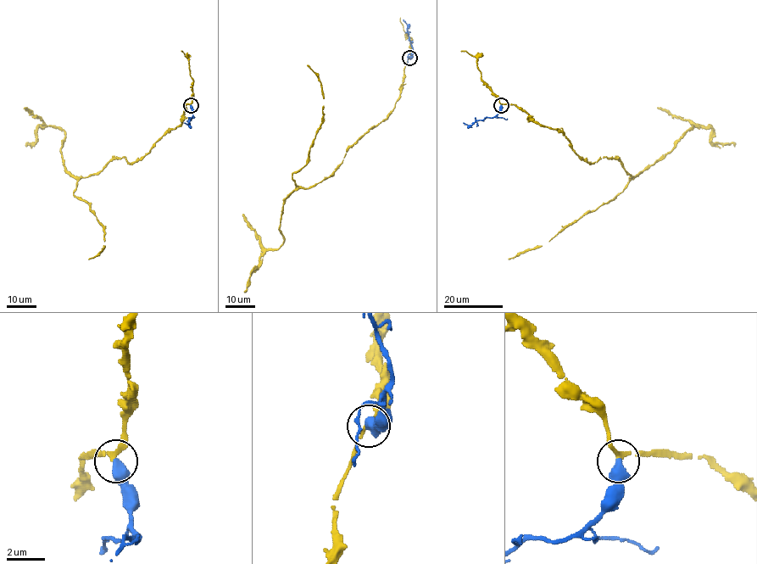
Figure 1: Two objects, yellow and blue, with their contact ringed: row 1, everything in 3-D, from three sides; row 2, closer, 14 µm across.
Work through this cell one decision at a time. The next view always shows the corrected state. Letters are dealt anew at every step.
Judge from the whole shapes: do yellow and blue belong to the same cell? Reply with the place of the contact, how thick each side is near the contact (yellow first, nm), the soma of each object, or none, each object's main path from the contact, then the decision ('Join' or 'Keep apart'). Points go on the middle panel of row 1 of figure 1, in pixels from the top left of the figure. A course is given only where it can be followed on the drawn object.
Place: (409, 58). Thickness 180 nm (yellow) against 550 nm. Soma of yellow: none. Soma of blue: none. Course of yellow: (409, 58), (392, 112), (308, 188), (292, 174), (306, 164), (319, 130), (323, 93), (307, 65). Course of blue: (409, 58), (413, 49), (403, 19). Keep apart

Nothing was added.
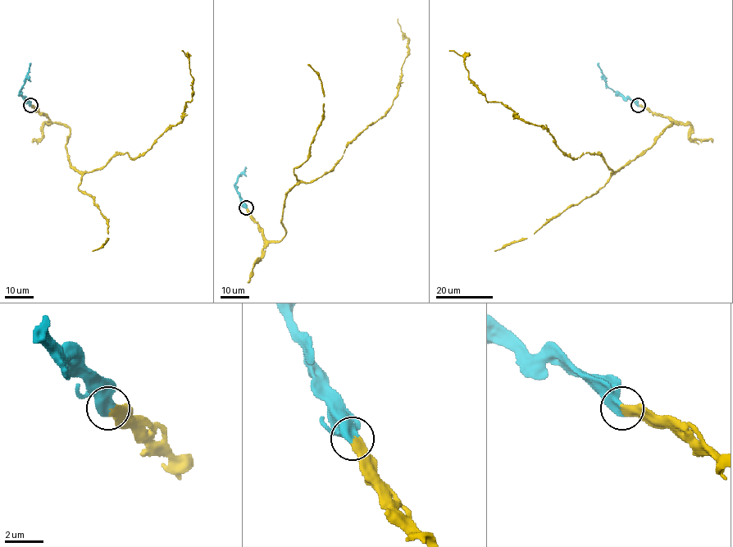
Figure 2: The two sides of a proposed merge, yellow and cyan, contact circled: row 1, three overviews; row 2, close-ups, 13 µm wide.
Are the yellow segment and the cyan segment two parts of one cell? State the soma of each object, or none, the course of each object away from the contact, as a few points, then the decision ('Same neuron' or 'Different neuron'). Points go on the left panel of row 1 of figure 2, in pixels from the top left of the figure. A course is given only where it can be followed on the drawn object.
Soma of yellow: none. Soma of cyan: none. Course of yellow: (30, 105), (69, 129), (78, 170), (136, 158), (192, 99), (182, 51). Course of cyan: (30, 105), (19, 93), (29, 63). Same neuron

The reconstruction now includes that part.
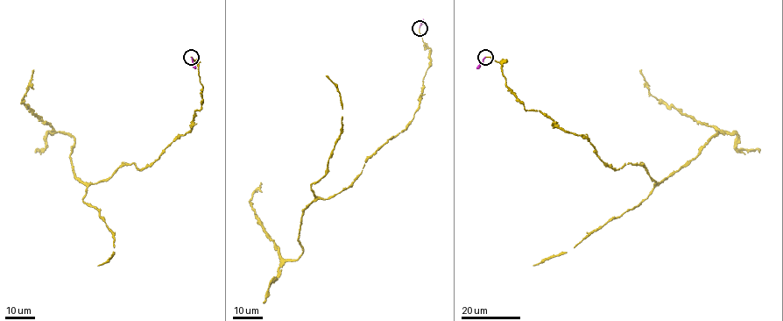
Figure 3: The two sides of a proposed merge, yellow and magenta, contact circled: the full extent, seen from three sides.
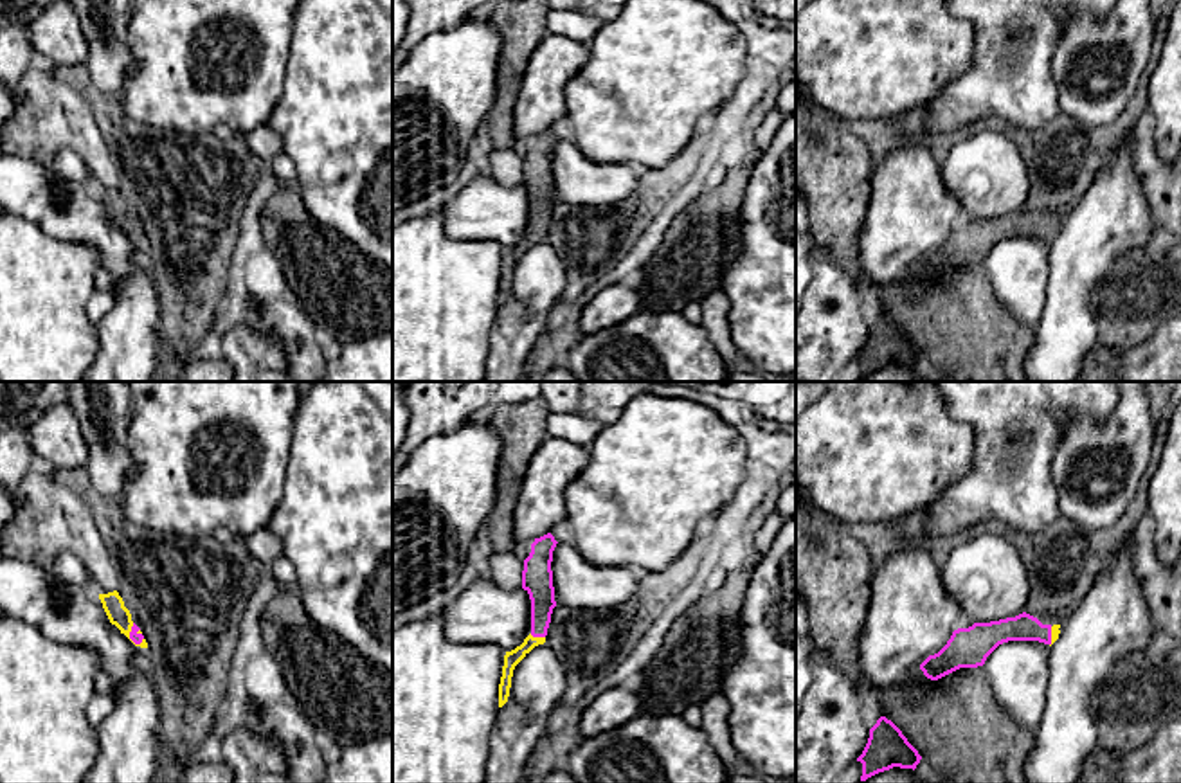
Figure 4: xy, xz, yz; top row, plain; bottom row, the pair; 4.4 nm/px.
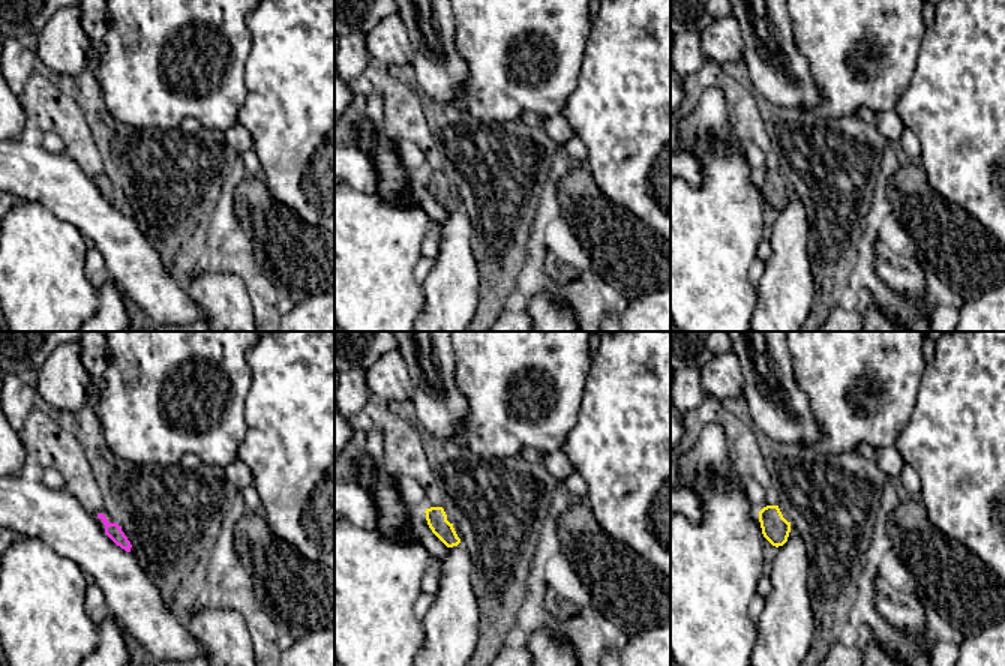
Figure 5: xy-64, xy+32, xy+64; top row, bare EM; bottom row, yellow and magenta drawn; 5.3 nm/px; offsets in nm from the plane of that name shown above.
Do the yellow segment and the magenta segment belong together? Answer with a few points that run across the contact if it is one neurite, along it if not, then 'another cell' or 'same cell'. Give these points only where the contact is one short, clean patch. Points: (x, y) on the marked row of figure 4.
xz (513, 657), (537, 638), (539, 582) | same cell

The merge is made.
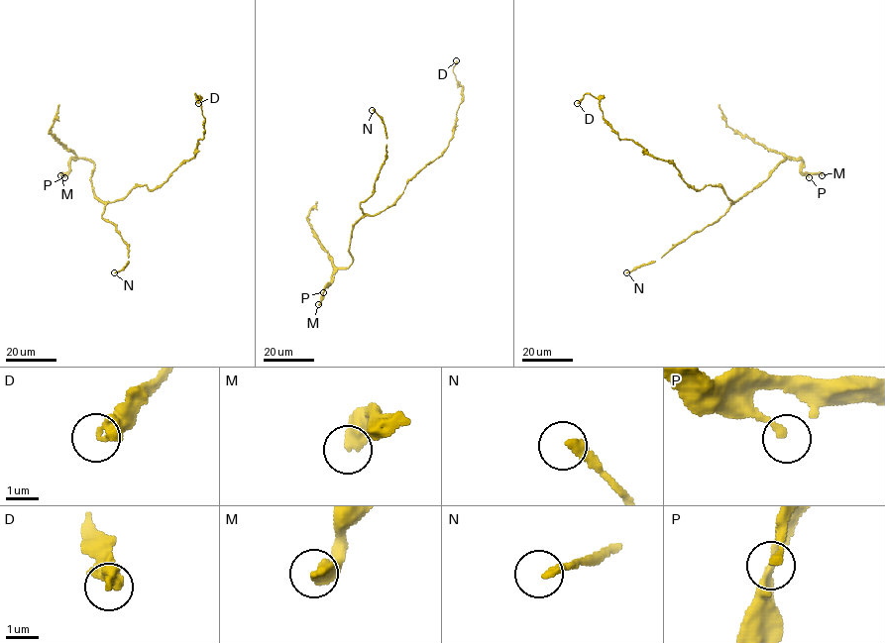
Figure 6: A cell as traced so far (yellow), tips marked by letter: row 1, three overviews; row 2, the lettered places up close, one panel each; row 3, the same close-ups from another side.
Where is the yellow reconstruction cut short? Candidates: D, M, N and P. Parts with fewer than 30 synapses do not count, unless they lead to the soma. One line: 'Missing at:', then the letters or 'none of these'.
Missing at: N

